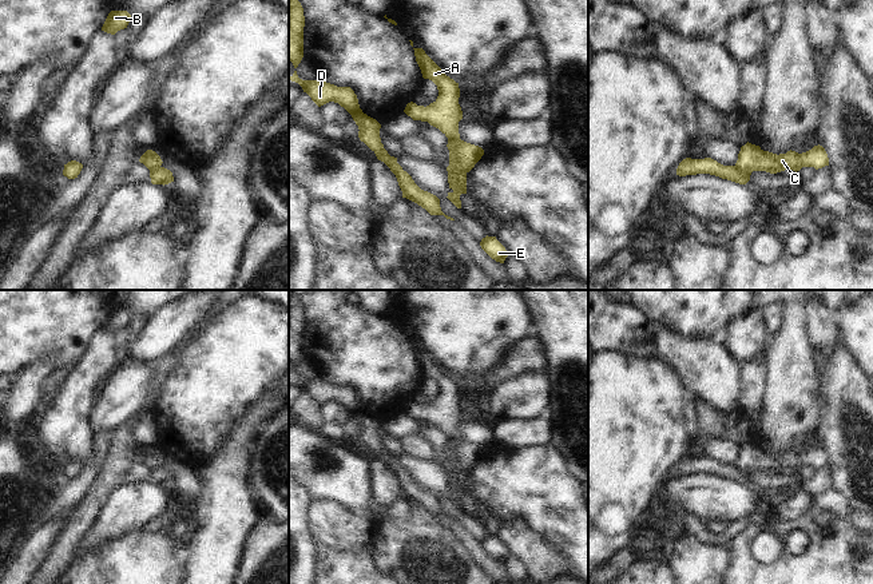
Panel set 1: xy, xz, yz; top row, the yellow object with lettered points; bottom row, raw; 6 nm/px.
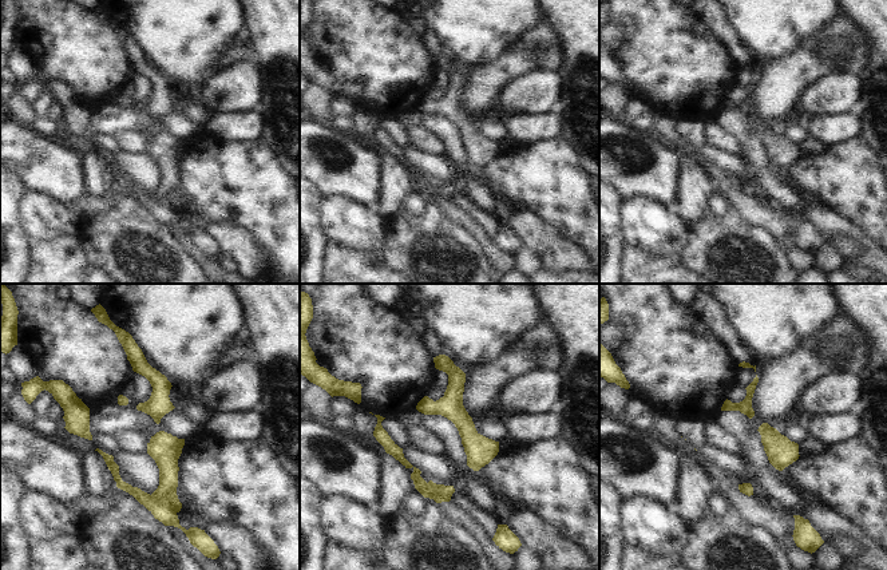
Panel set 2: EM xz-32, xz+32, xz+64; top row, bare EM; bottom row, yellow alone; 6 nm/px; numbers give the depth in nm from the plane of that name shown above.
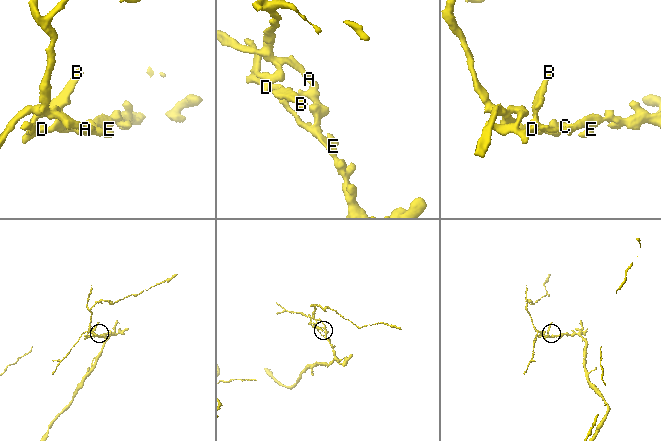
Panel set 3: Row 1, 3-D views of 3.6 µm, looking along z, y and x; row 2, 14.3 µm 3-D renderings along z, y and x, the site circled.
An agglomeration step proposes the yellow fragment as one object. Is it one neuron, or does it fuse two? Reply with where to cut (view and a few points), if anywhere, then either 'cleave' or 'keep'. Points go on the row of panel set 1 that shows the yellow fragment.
xz (448, 139), (453, 144), (456, 159), (465, 173) | cleave

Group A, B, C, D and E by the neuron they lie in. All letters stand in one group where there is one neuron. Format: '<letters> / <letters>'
A / B C D E

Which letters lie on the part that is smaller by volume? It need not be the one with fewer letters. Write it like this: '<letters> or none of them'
A

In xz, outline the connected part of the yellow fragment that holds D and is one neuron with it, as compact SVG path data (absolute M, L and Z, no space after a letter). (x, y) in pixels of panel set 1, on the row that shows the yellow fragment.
M297 71L289 76L289 80L298 83L303 92L306 92L318 107L329 102L334 102L352 115L360 130L360 140L364 142L376 154L377 159L384 162L396 175L398 186L402 191L402 198L417 203L430 215L444 215L447 219L455 221L441 211L440 199L436 195L421 190L414 183L412 176L397 163L397 158L388 154L380 138L381 124L376 119L362 112L357 95L350 87L337 87L321 79L302 80L298 78Z

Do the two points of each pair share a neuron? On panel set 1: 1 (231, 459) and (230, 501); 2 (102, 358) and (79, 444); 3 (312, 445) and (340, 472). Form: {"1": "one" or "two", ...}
{"1": "one", "2": "one", "3": "one"}

